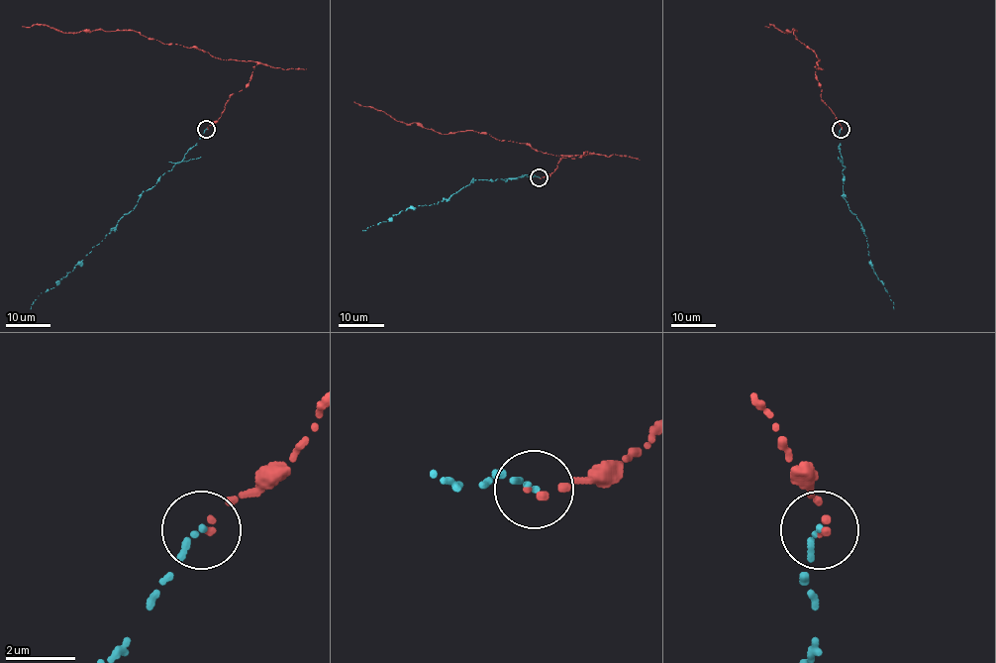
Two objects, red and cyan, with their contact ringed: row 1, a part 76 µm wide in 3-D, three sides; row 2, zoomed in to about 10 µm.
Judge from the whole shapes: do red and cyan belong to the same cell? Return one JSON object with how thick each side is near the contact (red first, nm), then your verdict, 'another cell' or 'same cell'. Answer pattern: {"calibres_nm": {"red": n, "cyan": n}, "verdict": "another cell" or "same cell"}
{"calibres_nm": {"red": 170, "cyan": 170}, "verdict": "same cell"}

